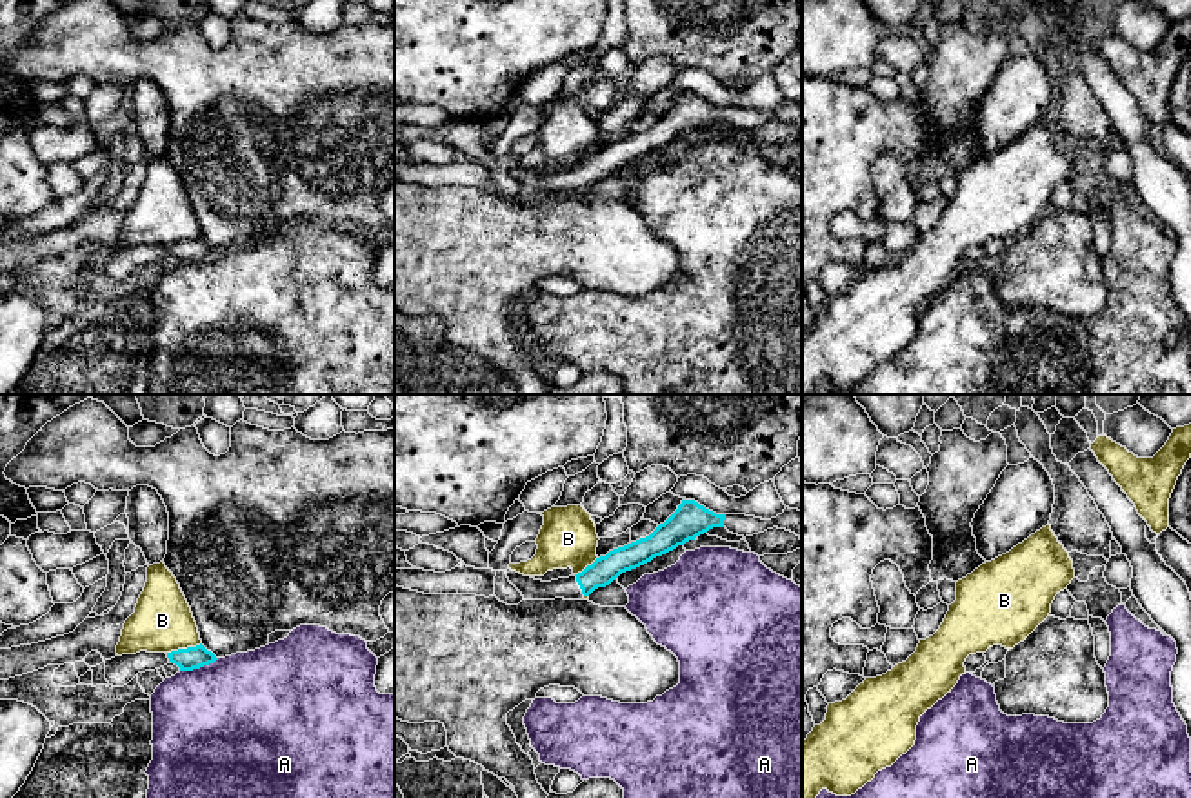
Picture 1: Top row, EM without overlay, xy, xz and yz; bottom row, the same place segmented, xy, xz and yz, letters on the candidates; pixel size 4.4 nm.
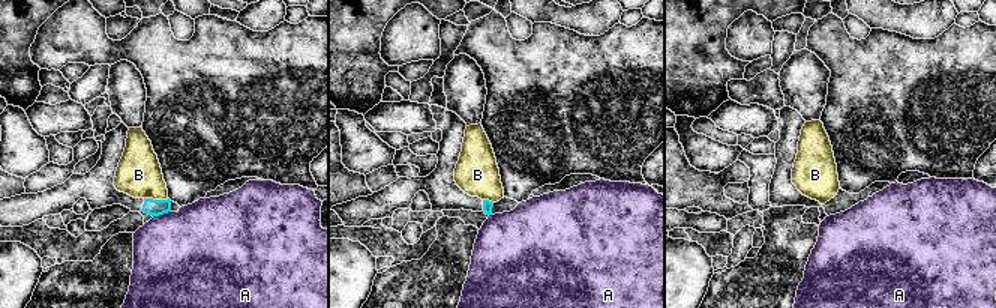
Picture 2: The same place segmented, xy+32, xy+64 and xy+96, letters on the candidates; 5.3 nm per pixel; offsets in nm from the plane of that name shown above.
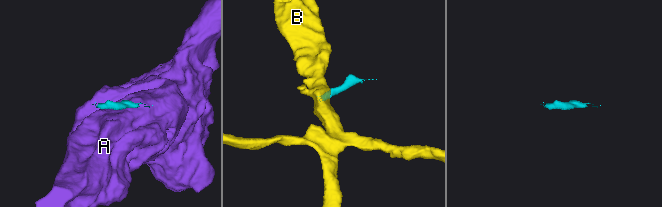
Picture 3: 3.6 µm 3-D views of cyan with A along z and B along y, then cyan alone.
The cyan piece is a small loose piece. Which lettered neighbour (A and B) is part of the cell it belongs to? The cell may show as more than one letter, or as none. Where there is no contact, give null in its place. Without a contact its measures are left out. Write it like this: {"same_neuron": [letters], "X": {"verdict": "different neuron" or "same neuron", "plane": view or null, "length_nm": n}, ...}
{"same_neuron": [], "A": {"verdict": "different neuron", "plane": "xy", "length_nm": 190}, "B": {"verdict": "different neuron", "plane": "xy", "length_nm": 160}}

